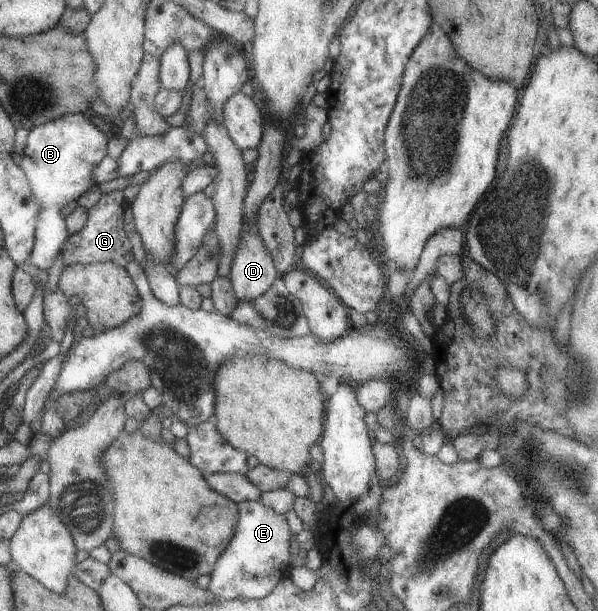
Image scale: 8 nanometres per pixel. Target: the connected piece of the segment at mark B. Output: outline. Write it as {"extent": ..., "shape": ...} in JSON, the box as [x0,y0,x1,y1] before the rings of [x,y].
{"extent":[21,113,108,269],"shape":[[[76,113],[50,120],[29,130],[21,154],[22,168],[32,188],[34,198],[42,206],[36,223],[35,245],[31,263],[39,269],[49,269],[71,235],[64,220],[71,206],[96,183],[92,172],[107,155],[108,138],[91,121],[92,113]]]}

